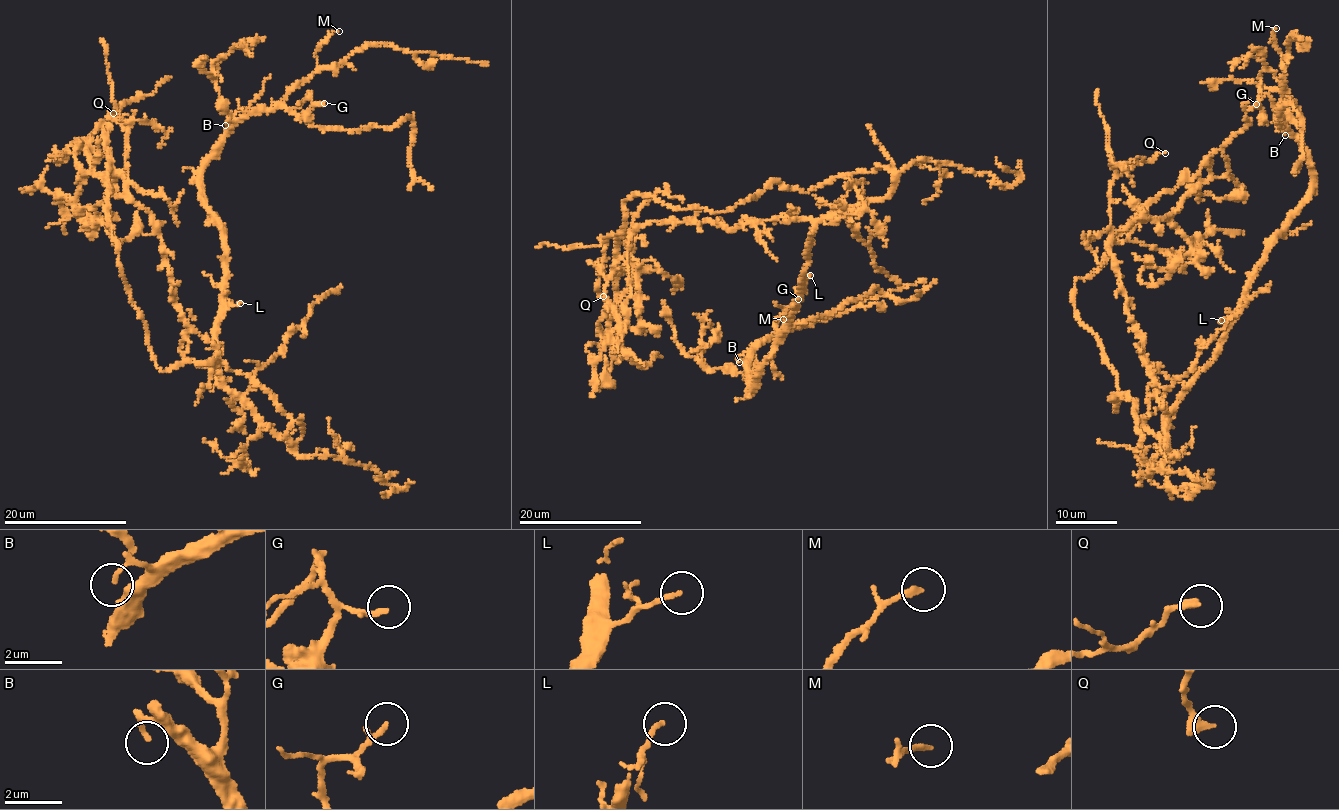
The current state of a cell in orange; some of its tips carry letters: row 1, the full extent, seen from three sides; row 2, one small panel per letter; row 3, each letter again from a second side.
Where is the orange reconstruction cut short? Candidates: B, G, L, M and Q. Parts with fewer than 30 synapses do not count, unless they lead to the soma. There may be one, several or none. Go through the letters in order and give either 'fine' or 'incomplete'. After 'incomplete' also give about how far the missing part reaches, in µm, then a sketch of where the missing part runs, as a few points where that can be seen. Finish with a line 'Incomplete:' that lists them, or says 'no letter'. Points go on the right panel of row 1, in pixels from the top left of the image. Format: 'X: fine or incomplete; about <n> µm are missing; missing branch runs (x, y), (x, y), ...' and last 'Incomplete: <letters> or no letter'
B: fine
G: fine
L: fine
M: fine
Q: fine
Incomplete: no letter

